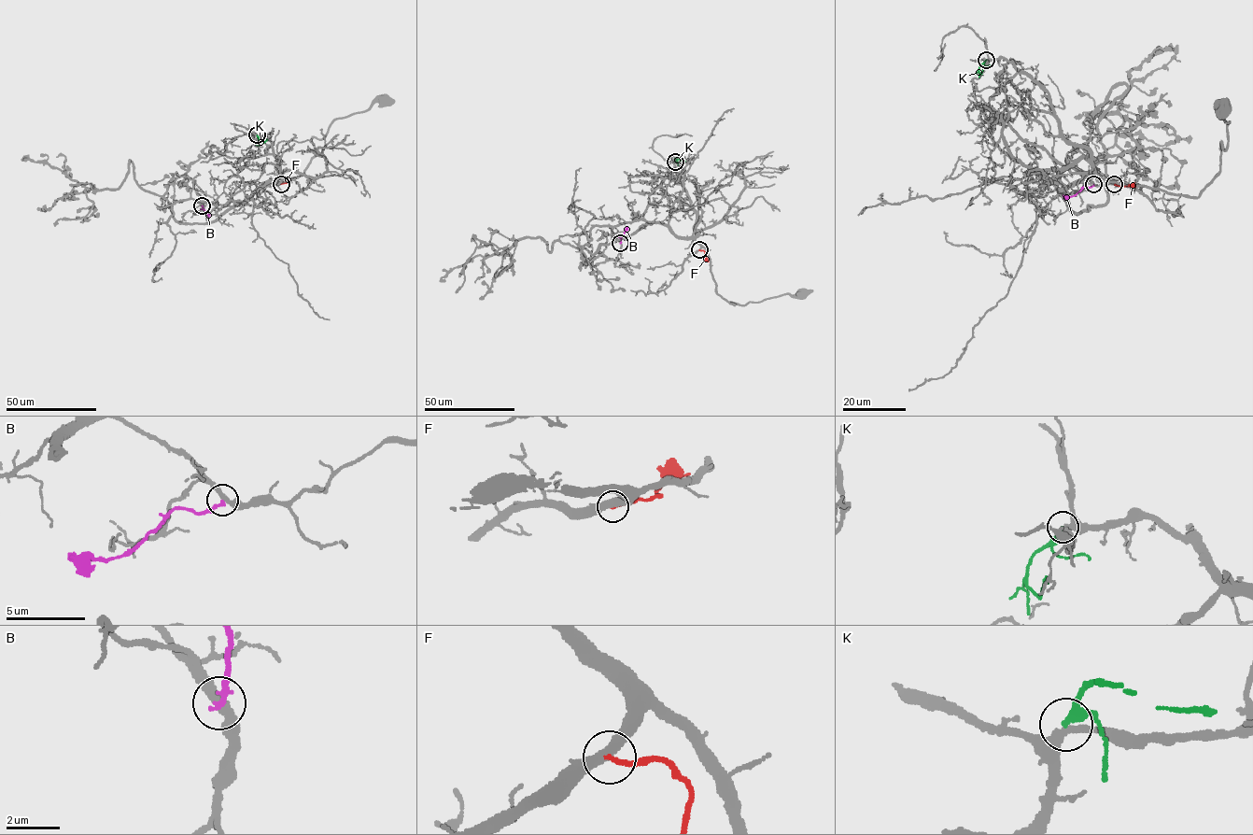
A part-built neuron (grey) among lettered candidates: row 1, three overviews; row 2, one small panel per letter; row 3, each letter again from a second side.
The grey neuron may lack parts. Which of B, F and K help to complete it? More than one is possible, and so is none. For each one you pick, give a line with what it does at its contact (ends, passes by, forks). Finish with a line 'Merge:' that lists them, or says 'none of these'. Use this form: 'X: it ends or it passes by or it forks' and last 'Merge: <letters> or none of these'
Merge: none of these

